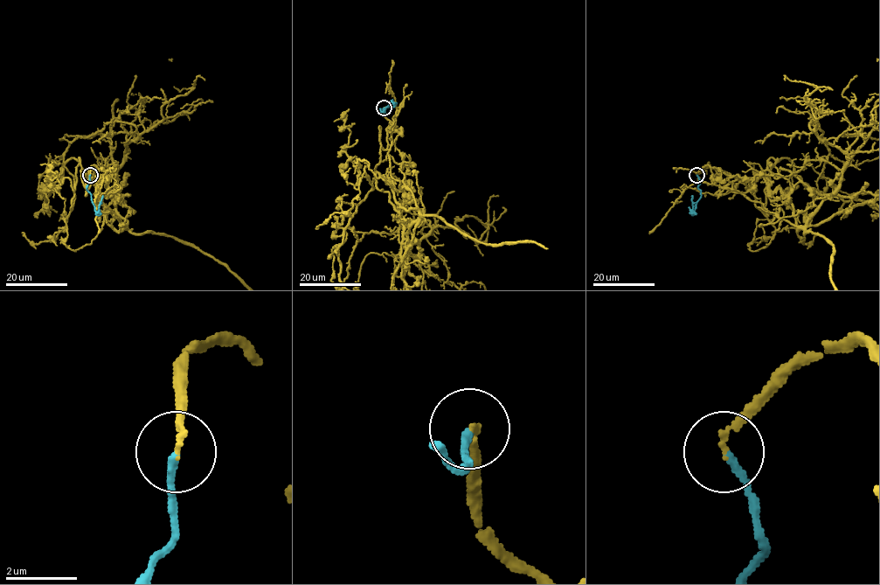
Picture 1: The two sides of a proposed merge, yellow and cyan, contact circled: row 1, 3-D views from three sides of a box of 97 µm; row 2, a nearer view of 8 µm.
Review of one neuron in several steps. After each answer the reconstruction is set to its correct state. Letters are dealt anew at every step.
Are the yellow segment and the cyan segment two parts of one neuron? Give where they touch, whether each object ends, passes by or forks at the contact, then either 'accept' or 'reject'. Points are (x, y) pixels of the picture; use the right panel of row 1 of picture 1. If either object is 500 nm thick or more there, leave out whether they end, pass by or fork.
place (696, 175); yellow ends; cyan ends; accept

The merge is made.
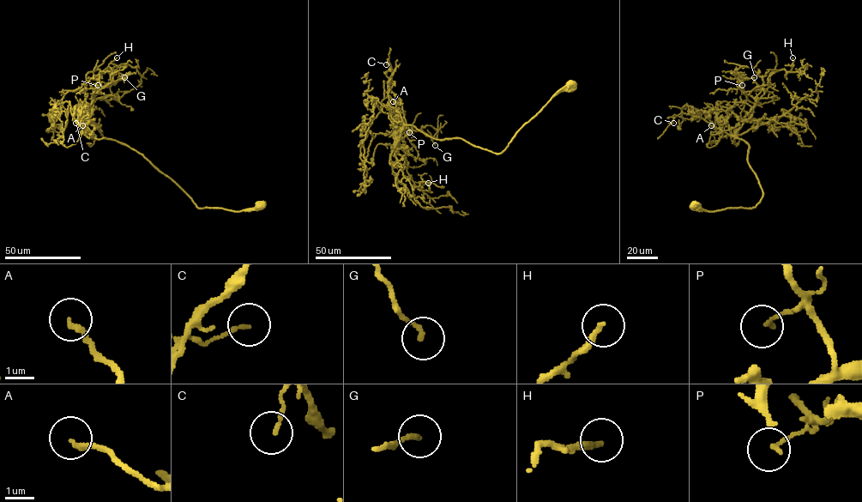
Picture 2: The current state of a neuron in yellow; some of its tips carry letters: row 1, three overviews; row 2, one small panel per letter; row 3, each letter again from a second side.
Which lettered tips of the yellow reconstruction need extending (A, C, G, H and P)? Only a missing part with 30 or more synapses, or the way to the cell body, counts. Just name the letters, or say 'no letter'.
A

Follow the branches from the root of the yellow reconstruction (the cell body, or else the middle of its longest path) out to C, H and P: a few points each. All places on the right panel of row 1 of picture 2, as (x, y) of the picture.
C: (695, 203), (709, 211), (752, 208), (762, 192), (743, 140), (690, 114), (681, 112), (673, 123)
H: (695, 203), (716, 211), (760, 201), (749, 145), (735, 135), (769, 74), (791, 71), (792, 57)
P: (695, 203), (709, 211), (752, 208), (762, 195), (748, 162), (749, 145), (734, 139), (756, 103), (742, 85)

